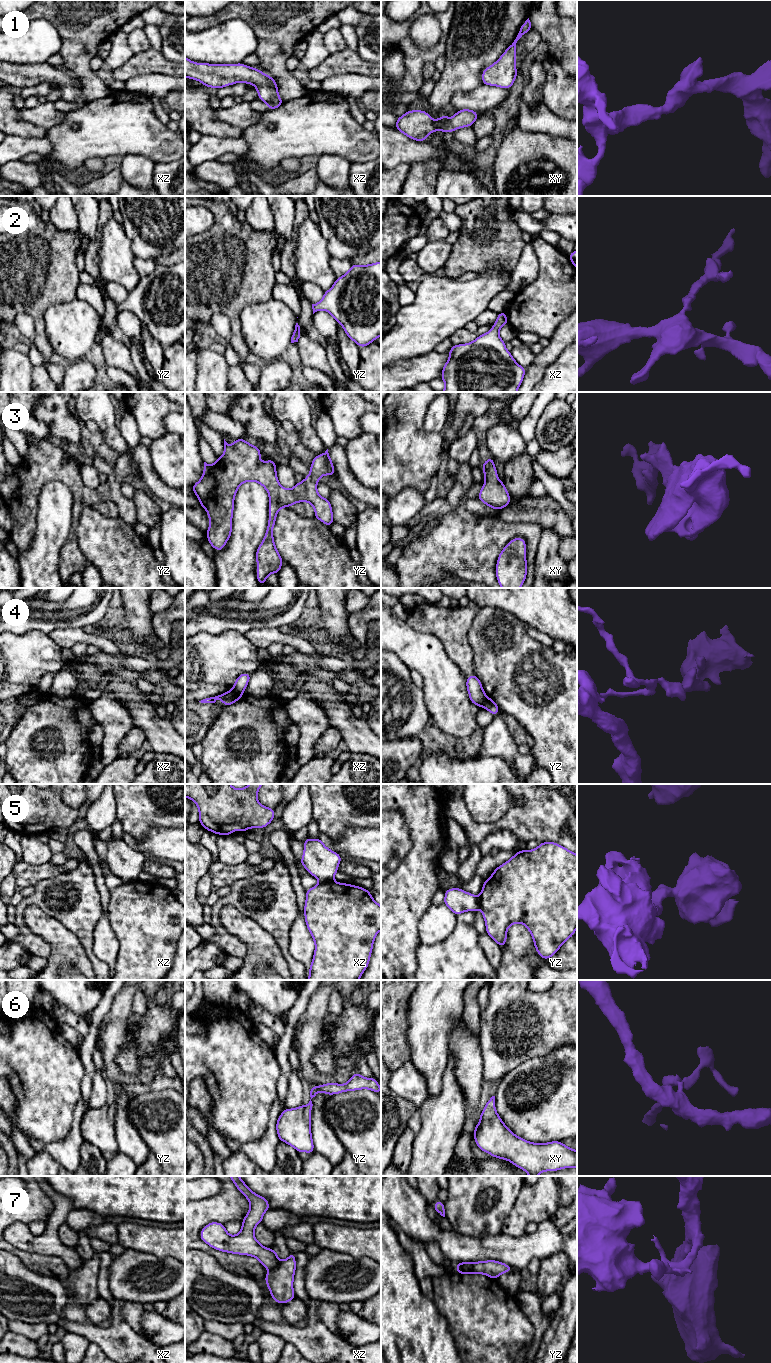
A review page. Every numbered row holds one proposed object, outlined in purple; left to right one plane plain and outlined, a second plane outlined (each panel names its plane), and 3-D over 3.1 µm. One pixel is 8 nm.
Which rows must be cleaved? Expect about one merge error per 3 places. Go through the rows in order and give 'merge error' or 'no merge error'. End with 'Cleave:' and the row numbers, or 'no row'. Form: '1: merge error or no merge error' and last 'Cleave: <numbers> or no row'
1: no merge error
2: no merge error
3: no merge error
4: merge error
5: merge error
6: no merge error
7: merge error
Cleave: 4, 5, 7

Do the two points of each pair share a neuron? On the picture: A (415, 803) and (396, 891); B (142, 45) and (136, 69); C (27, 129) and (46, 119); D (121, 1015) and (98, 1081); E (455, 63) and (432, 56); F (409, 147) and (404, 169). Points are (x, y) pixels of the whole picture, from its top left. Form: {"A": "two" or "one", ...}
{"A": "one", "B": "two", "C": "two", "D": "two", "E": "two", "F": "two"}

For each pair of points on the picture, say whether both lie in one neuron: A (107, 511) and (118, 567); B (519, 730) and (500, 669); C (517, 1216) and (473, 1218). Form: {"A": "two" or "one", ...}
{"A": "two", "B": "two", "C": "two"}

